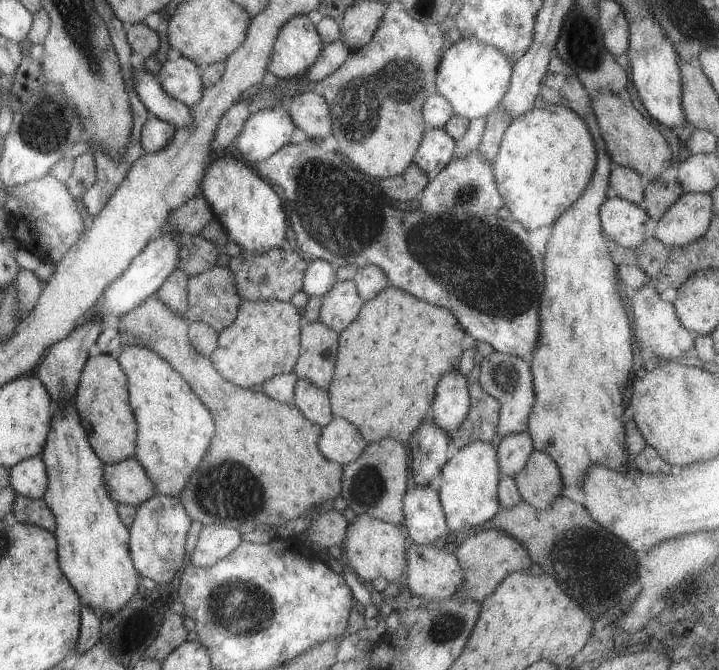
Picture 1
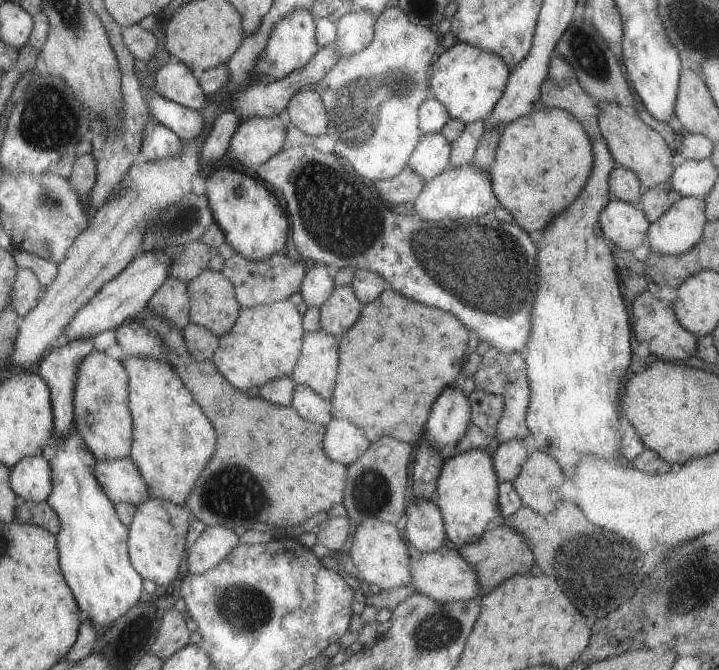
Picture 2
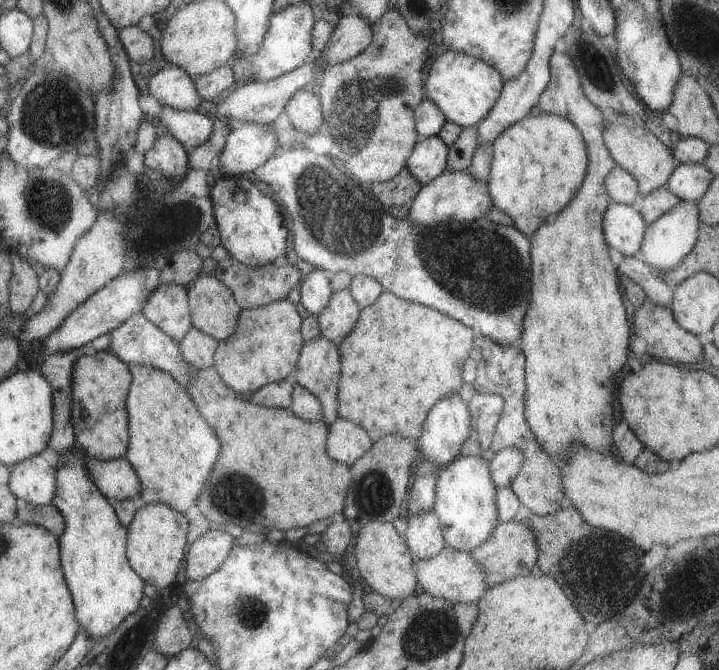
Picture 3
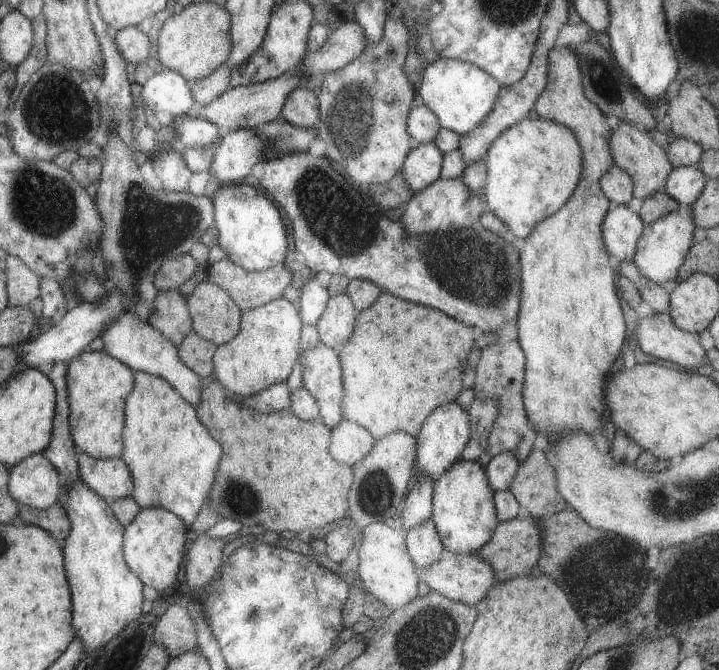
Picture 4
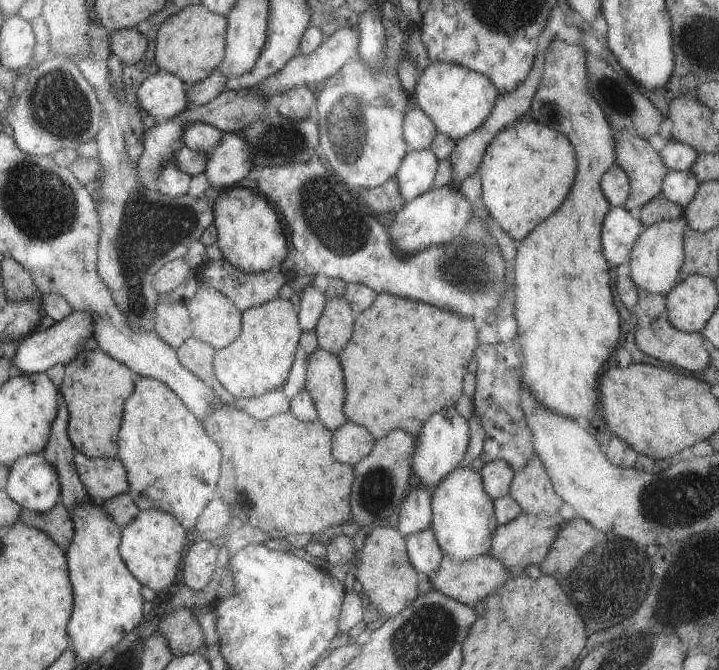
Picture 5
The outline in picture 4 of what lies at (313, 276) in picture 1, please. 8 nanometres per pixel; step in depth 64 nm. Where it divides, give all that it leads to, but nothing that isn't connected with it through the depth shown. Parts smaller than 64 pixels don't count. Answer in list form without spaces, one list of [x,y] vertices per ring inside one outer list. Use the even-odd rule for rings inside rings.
[[[311,278],[303,288],[299,296],[299,320],[301,326],[315,326],[319,316],[323,314],[325,306],[329,302],[329,292],[323,288],[315,278]]]

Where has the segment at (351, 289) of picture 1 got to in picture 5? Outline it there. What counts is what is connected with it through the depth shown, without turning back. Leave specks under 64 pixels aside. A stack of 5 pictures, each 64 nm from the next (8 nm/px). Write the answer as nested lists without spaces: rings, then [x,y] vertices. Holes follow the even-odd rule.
[[[343,298],[327,300],[317,320],[317,326],[313,330],[317,336],[319,350],[325,350],[327,354],[337,356],[349,344],[355,318],[357,314],[347,306]]]

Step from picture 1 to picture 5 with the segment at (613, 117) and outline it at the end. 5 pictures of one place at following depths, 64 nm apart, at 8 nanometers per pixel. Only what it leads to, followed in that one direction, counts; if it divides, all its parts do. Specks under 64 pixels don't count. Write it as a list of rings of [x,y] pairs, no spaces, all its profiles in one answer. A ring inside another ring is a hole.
[[[621,132],[615,144],[615,162],[629,178],[629,196],[621,204],[623,210],[643,208],[661,194],[661,182],[669,170],[665,170],[659,154],[647,140]]]

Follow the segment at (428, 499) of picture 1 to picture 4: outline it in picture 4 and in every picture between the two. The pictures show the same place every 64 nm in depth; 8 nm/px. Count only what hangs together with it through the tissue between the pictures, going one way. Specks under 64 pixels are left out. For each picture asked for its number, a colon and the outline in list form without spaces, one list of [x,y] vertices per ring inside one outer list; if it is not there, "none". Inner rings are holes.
2: [[[409,498],[405,516],[405,540],[409,548],[415,548],[419,554],[437,552],[445,540],[443,518],[435,506],[435,502],[413,502]]]
3: [[[433,512],[417,516],[407,522],[405,546],[409,554],[415,558],[415,562],[427,562],[445,548],[443,534]]]
4: [[[425,520],[423,524],[417,524],[407,532],[405,550],[417,570],[431,568],[431,564],[437,562],[445,552],[431,520]]]

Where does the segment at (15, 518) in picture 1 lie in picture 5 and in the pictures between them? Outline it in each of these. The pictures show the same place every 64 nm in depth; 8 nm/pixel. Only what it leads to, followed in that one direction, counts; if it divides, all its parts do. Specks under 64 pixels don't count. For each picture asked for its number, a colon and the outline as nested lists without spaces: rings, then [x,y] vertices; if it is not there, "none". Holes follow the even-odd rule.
2: [[[17,500],[17,506],[15,506],[15,514],[13,518],[21,524],[33,524],[33,526],[41,526],[49,532],[53,532],[57,536],[59,528],[61,528],[61,520],[57,518],[55,510],[51,510],[51,506],[47,502],[23,502],[23,500]]]
3: [[[19,504],[17,508],[17,518],[23,524],[31,524],[31,526],[41,526],[45,530],[49,530],[51,534],[55,534],[57,538],[63,536],[65,530],[65,520],[61,516],[61,512],[55,506],[31,506],[31,504]]]
4: [[[53,504],[49,510],[33,510],[33,508],[21,506],[17,518],[27,526],[37,526],[49,532],[59,544],[69,536],[69,530],[71,530],[67,512],[61,504]]]
5: [[[55,504],[51,510],[43,512],[43,514],[35,514],[29,510],[23,510],[19,516],[21,524],[27,524],[35,530],[41,530],[43,534],[47,534],[63,552],[71,546],[71,538],[73,538],[73,518],[71,514],[65,510],[63,504]]]

